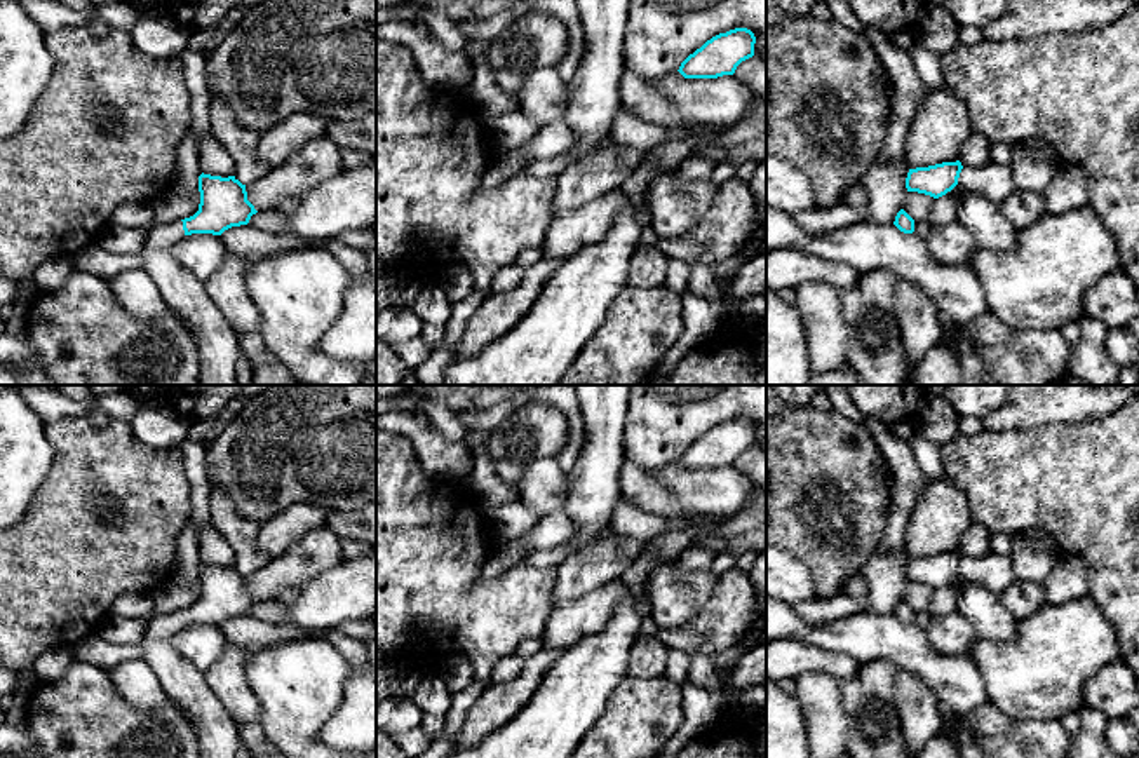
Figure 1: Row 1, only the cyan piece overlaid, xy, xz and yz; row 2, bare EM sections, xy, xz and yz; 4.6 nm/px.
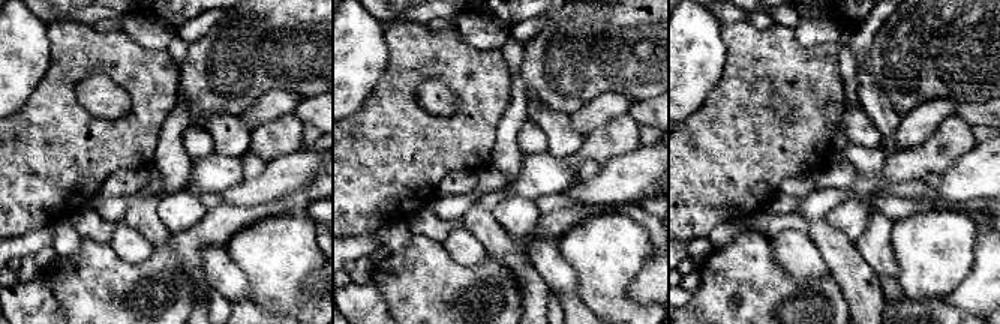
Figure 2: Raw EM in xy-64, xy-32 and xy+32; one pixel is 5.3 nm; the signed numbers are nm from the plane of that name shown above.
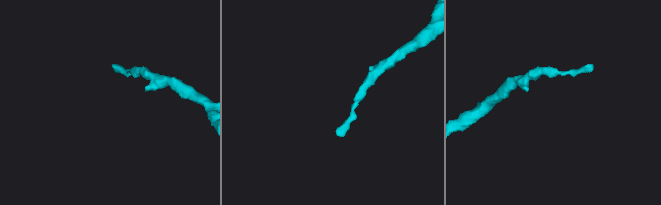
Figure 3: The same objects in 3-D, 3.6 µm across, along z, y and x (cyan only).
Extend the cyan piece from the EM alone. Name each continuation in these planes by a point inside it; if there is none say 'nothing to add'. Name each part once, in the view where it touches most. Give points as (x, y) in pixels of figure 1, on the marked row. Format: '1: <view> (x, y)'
1: xy (164, 236)

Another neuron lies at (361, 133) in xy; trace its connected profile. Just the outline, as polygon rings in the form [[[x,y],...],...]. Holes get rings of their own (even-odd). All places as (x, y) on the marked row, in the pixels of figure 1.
[[[376,112],[366,113],[354,120],[329,122],[326,134],[340,148],[364,150],[376,157]]]

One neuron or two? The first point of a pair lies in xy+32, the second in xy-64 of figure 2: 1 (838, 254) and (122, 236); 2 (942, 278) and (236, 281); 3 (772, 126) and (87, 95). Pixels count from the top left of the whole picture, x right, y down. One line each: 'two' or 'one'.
1: two
2: two
3: two

